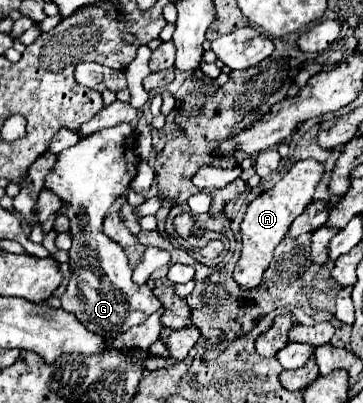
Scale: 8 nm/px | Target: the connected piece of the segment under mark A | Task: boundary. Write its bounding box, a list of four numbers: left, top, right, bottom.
[233,158,325,288]

